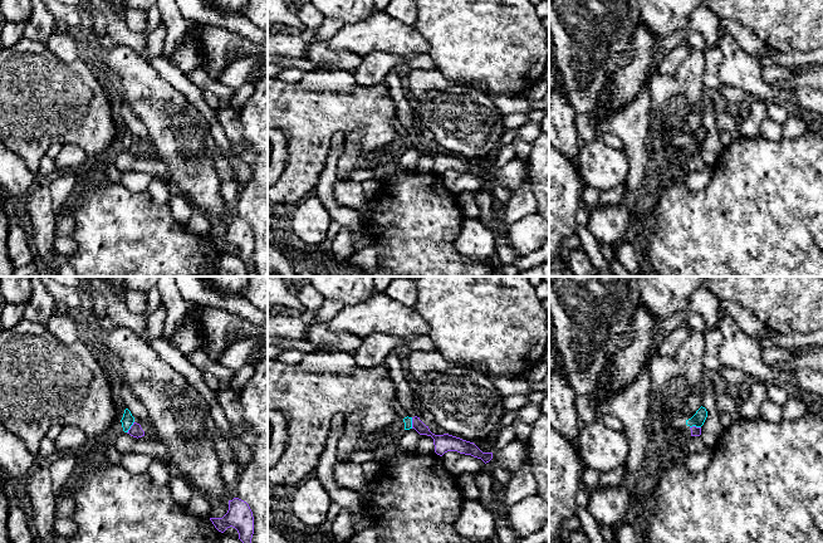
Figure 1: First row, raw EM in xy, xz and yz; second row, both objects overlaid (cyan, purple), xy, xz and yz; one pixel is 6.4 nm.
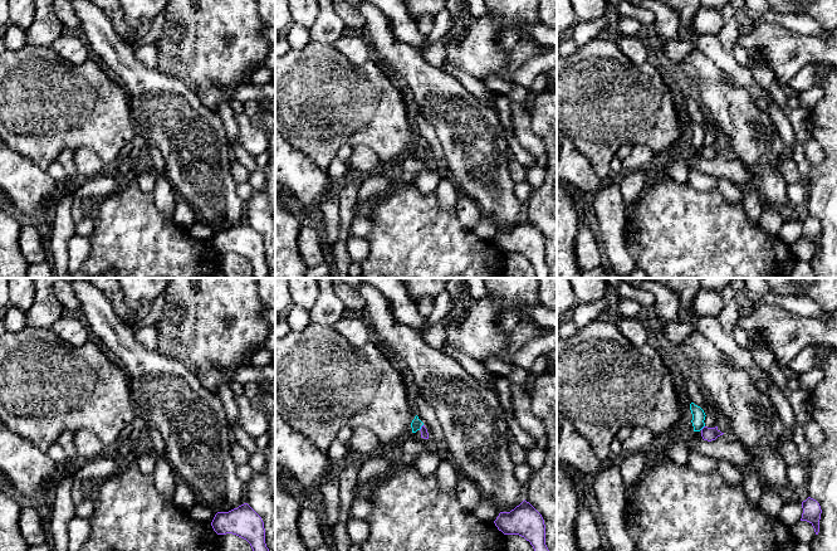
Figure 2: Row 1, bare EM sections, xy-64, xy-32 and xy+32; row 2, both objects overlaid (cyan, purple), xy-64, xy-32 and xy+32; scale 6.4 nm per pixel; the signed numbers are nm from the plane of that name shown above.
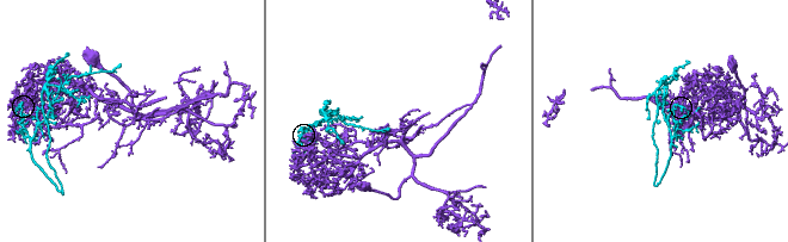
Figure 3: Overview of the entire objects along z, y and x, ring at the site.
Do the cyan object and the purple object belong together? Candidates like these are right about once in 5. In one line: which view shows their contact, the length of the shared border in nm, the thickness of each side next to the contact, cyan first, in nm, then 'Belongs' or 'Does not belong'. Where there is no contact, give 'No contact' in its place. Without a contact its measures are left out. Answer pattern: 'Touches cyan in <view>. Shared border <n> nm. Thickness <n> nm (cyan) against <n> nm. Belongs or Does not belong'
Touches cyan in xy. Shared border 90 nm. Thickness 80 nm (cyan) against 80 nm. Does not belong

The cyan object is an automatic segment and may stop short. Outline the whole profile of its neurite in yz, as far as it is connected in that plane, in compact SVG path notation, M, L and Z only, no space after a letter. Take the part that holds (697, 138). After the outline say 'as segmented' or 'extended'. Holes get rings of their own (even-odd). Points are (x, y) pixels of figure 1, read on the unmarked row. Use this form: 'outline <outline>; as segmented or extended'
outline M701 124L691 137L686 138L686 143L690 146L692 145L701 146L706 136L707 136L707 129L705 126Z; as segmented

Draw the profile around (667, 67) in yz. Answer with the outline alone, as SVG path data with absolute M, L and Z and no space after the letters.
M686 43L677 45L661 62L658 67L658 74L665 75L665 77L673 75L679 65L686 59L689 52L690 52L690 48L687 47Z

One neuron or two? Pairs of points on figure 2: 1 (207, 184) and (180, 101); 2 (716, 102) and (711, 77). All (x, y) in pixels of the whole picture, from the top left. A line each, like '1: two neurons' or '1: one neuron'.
1: one neuron
2: one neuron

